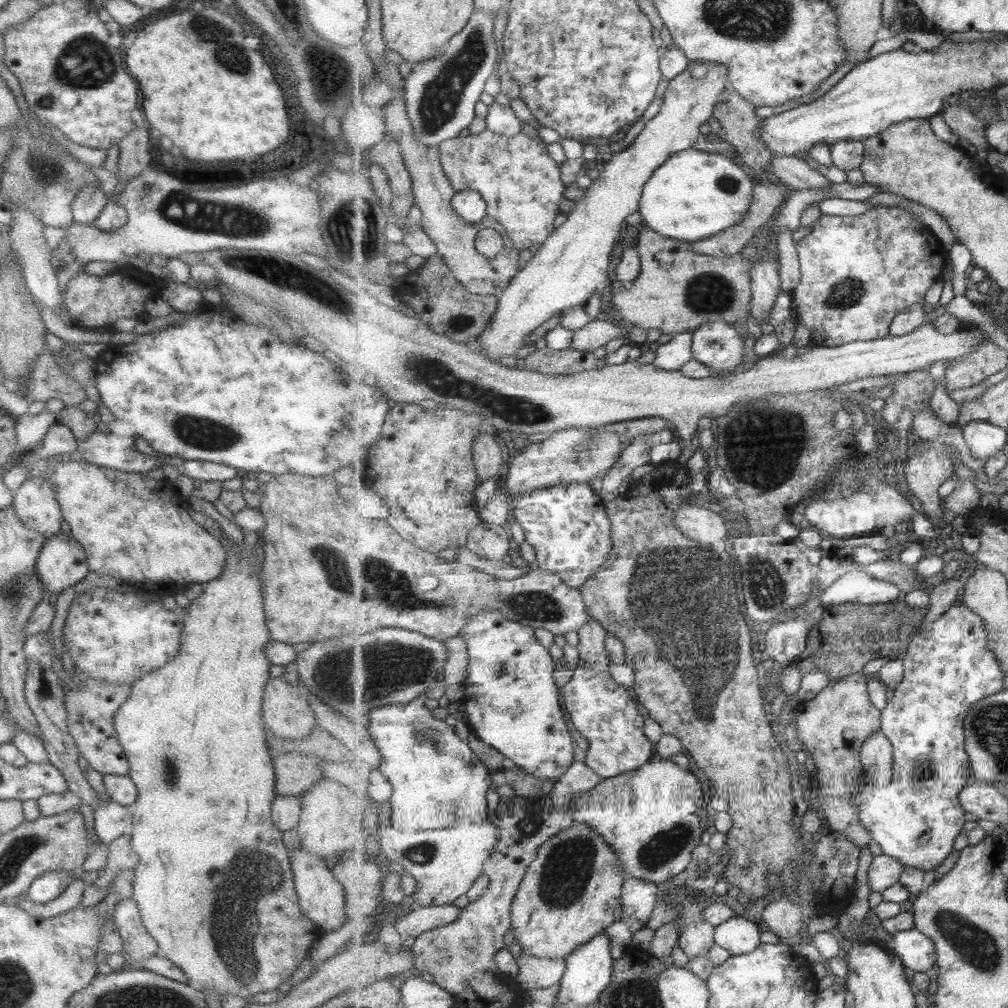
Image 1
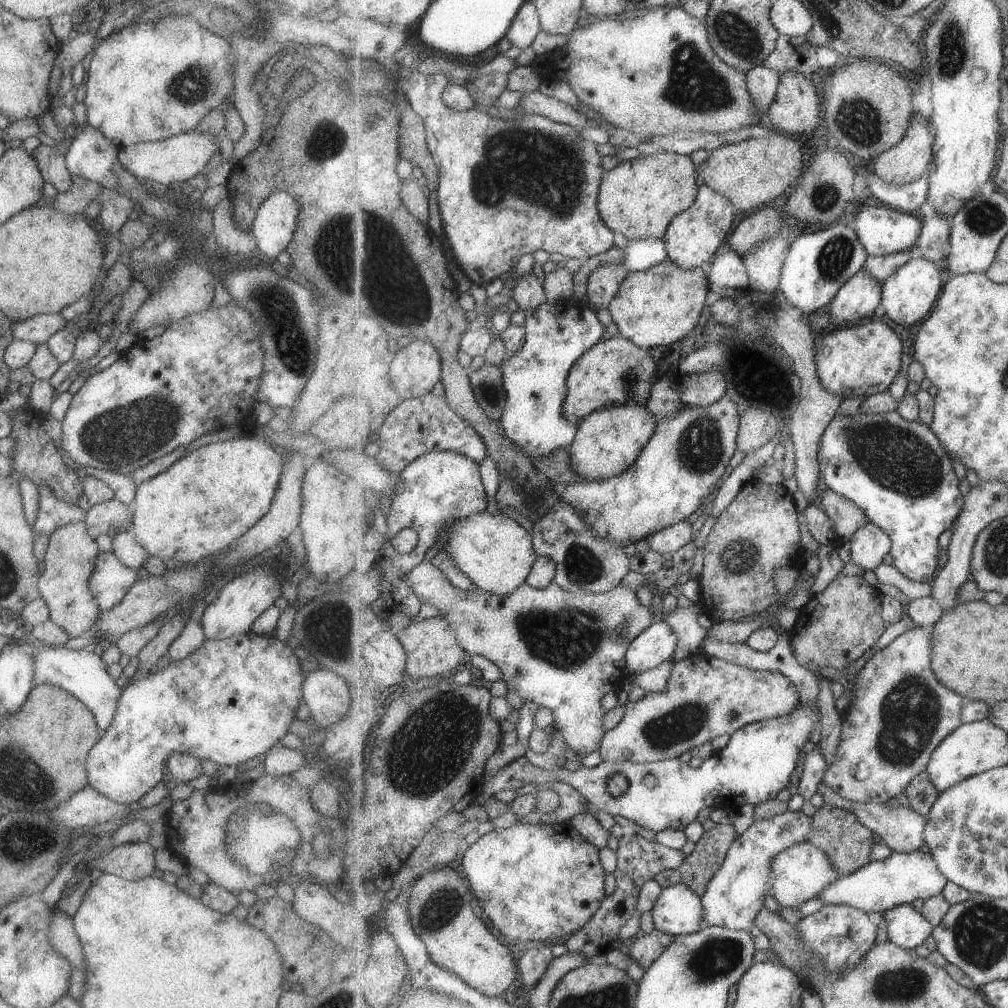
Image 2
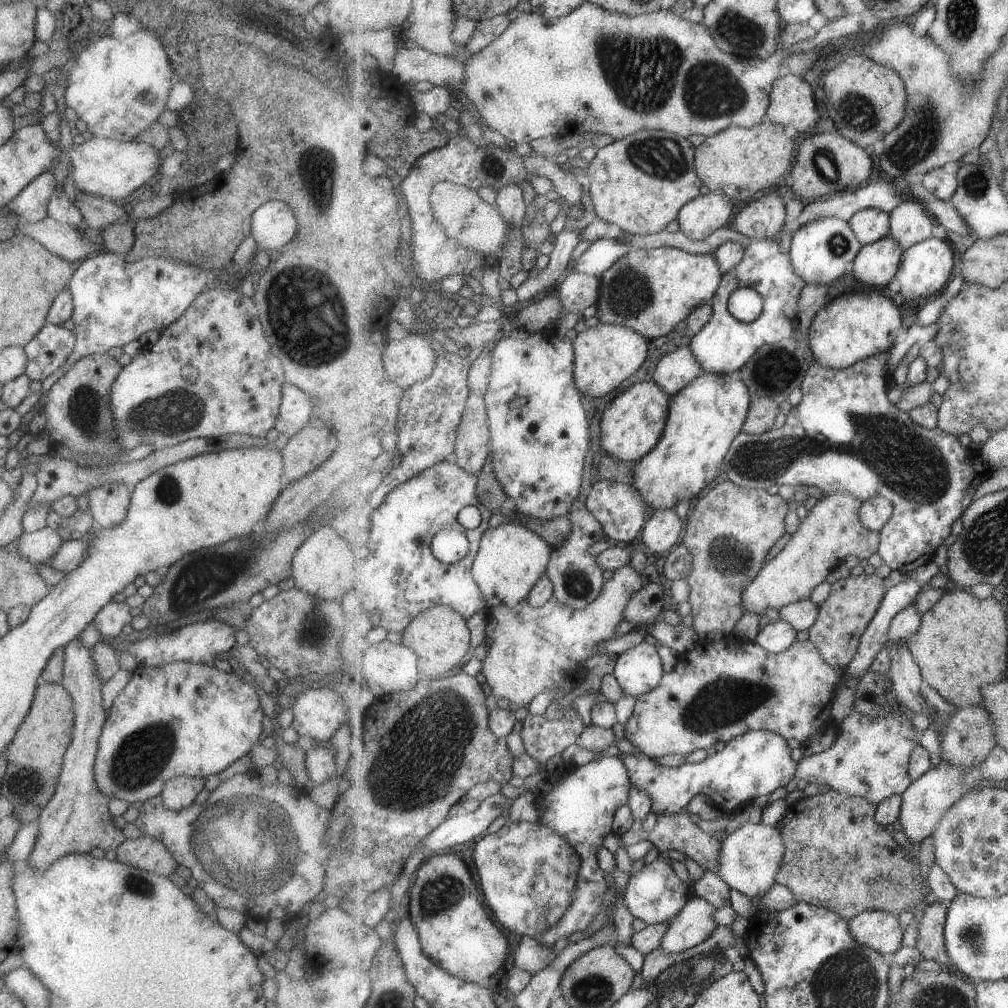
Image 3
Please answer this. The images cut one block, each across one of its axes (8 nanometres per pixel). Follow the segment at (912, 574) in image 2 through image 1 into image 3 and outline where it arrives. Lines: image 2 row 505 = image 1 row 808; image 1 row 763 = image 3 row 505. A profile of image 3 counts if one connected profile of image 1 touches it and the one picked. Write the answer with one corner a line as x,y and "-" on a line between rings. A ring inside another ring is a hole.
881,352
881,356
869,356
867,360
861,360
857,364
849,368
842,368
841,370
835,370
826,366
821,366
819,362
815,361
812,366
808,368
804,380
802,382
801,390
803,392
803,401
793,407
788,416
786,423
777,430
769,430
762,434
745,433
742,431
737,439
732,443
729,448
728,454
725,456
722,470
725,470
729,474
729,478
733,480
734,484
741,486
745,489
760,489
773,491
780,485
788,485
793,489
800,489
803,486
816,486
820,488
825,494
837,494
843,492
853,494
865,502
869,500
871,496
885,496
893,502
893,516
889,519
889,522
883,526
881,530
881,540
878,554
890,569
899,570
903,574
911,574
917,570
919,566
927,564
936,555
937,549
949,538
951,534
951,526
962,518
964,512
968,510
971,503
975,500
975,492
977,492
978,486
987,478
987,473
977,472
977,462
984,462
980,452
969,449
969,447
963,446
959,442
957,435
949,434
942,428
935,427
934,429
925,428
921,424
917,424
910,415
910,412
902,411
896,404
893,404
887,396
889,392
889,382
893,381
891,373
887,370
887,362
889,362
889,352

